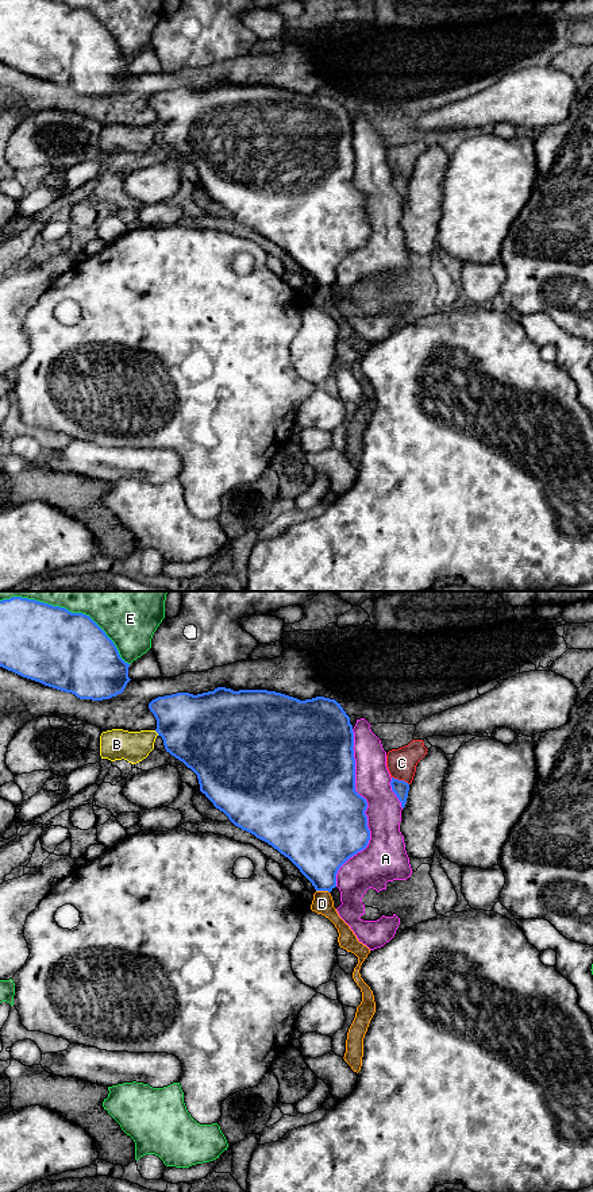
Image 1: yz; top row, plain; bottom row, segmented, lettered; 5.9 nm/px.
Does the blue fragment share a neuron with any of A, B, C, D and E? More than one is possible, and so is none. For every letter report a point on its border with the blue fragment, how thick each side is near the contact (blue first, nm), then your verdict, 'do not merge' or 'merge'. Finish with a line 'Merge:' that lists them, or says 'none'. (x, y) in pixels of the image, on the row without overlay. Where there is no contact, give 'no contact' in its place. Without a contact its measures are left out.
A: yz (365, 205) | 480/220 nm | do not merge
B: yz (157, 127) | 420/180 nm | do not merge
C: yz (400, 176) | 90/180 nm | do not merge
D: yz (323, 285) | 340/120 nm | do not merge
E: yz (95, 18) | 460/280 nm | do not merge
Merge: none

